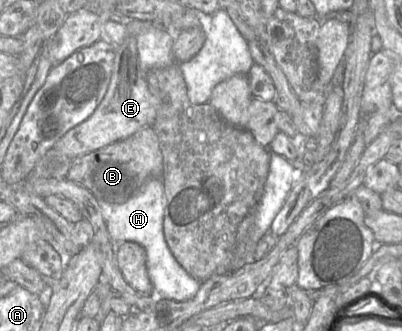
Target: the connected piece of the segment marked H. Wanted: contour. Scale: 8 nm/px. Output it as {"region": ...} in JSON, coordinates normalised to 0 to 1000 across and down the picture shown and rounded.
{"region":[[[396,535],[371,541],[356,565],[326,598],[303,616],[276,616],[259,604],[244,604],[256,662],[264,671],[266,698],[286,734],[331,728],[348,737],[363,761],[366,822],[391,897],[455,912],[478,903],[495,879],[500,849],[473,831],[435,782],[425,764],[405,701],[408,659],[408,562]]]}

